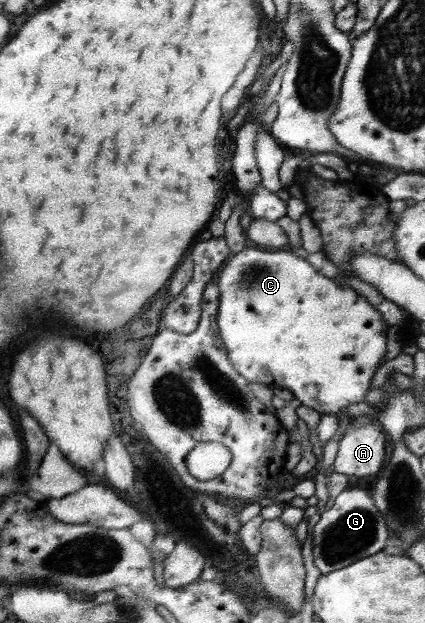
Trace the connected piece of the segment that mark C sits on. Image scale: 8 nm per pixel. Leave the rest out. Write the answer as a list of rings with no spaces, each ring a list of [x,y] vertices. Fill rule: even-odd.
[[[245,247],[243,250],[231,254],[221,268],[217,279],[217,286],[220,291],[217,325],[219,326],[219,337],[225,345],[228,358],[237,373],[246,377],[249,382],[264,383],[272,388],[283,387],[289,389],[294,398],[301,401],[301,405],[305,405],[309,409],[315,409],[320,415],[336,415],[342,409],[346,409],[348,405],[364,401],[369,386],[373,383],[373,374],[381,366],[381,361],[387,353],[387,329],[390,327],[383,321],[381,313],[369,304],[365,297],[347,284],[339,287],[333,281],[334,279],[324,277],[290,248],[269,252]]]

